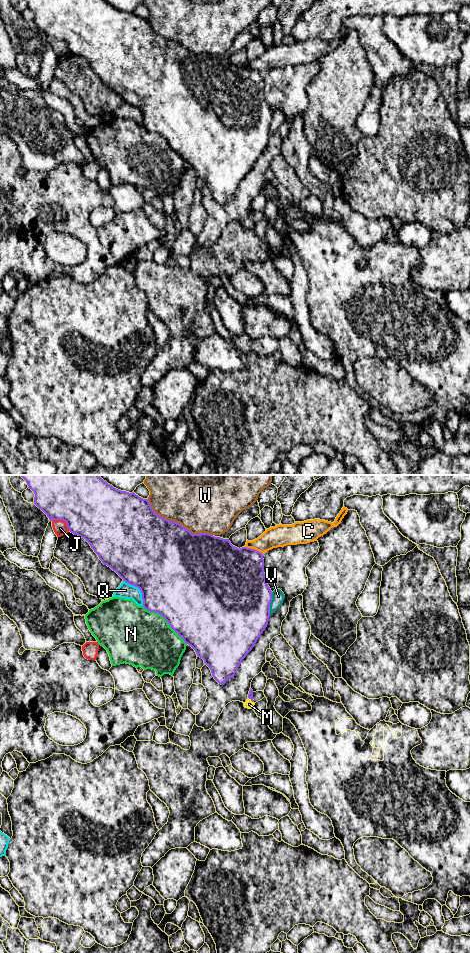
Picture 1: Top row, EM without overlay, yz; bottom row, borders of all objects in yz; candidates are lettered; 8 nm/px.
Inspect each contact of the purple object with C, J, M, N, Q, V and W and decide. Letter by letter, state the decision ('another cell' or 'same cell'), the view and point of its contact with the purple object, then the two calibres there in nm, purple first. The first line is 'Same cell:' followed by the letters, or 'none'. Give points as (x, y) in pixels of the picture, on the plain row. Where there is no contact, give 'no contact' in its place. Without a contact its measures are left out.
Same cell: M
C: another cell | yz (254, 69) | 440/180 nm
J: another cell | yz (63, 40) | 480/120 nm
M: same cell | yz (251, 220) | 50/70 nm
N: another cell | yz (165, 139) | 500/440 nm
Q: another cell | yz (139, 108) | 500/120 nm
V: another cell | yz (270, 122) | 500/100 nm
W: another cell | yz (176, 42) | 500/440 nm

